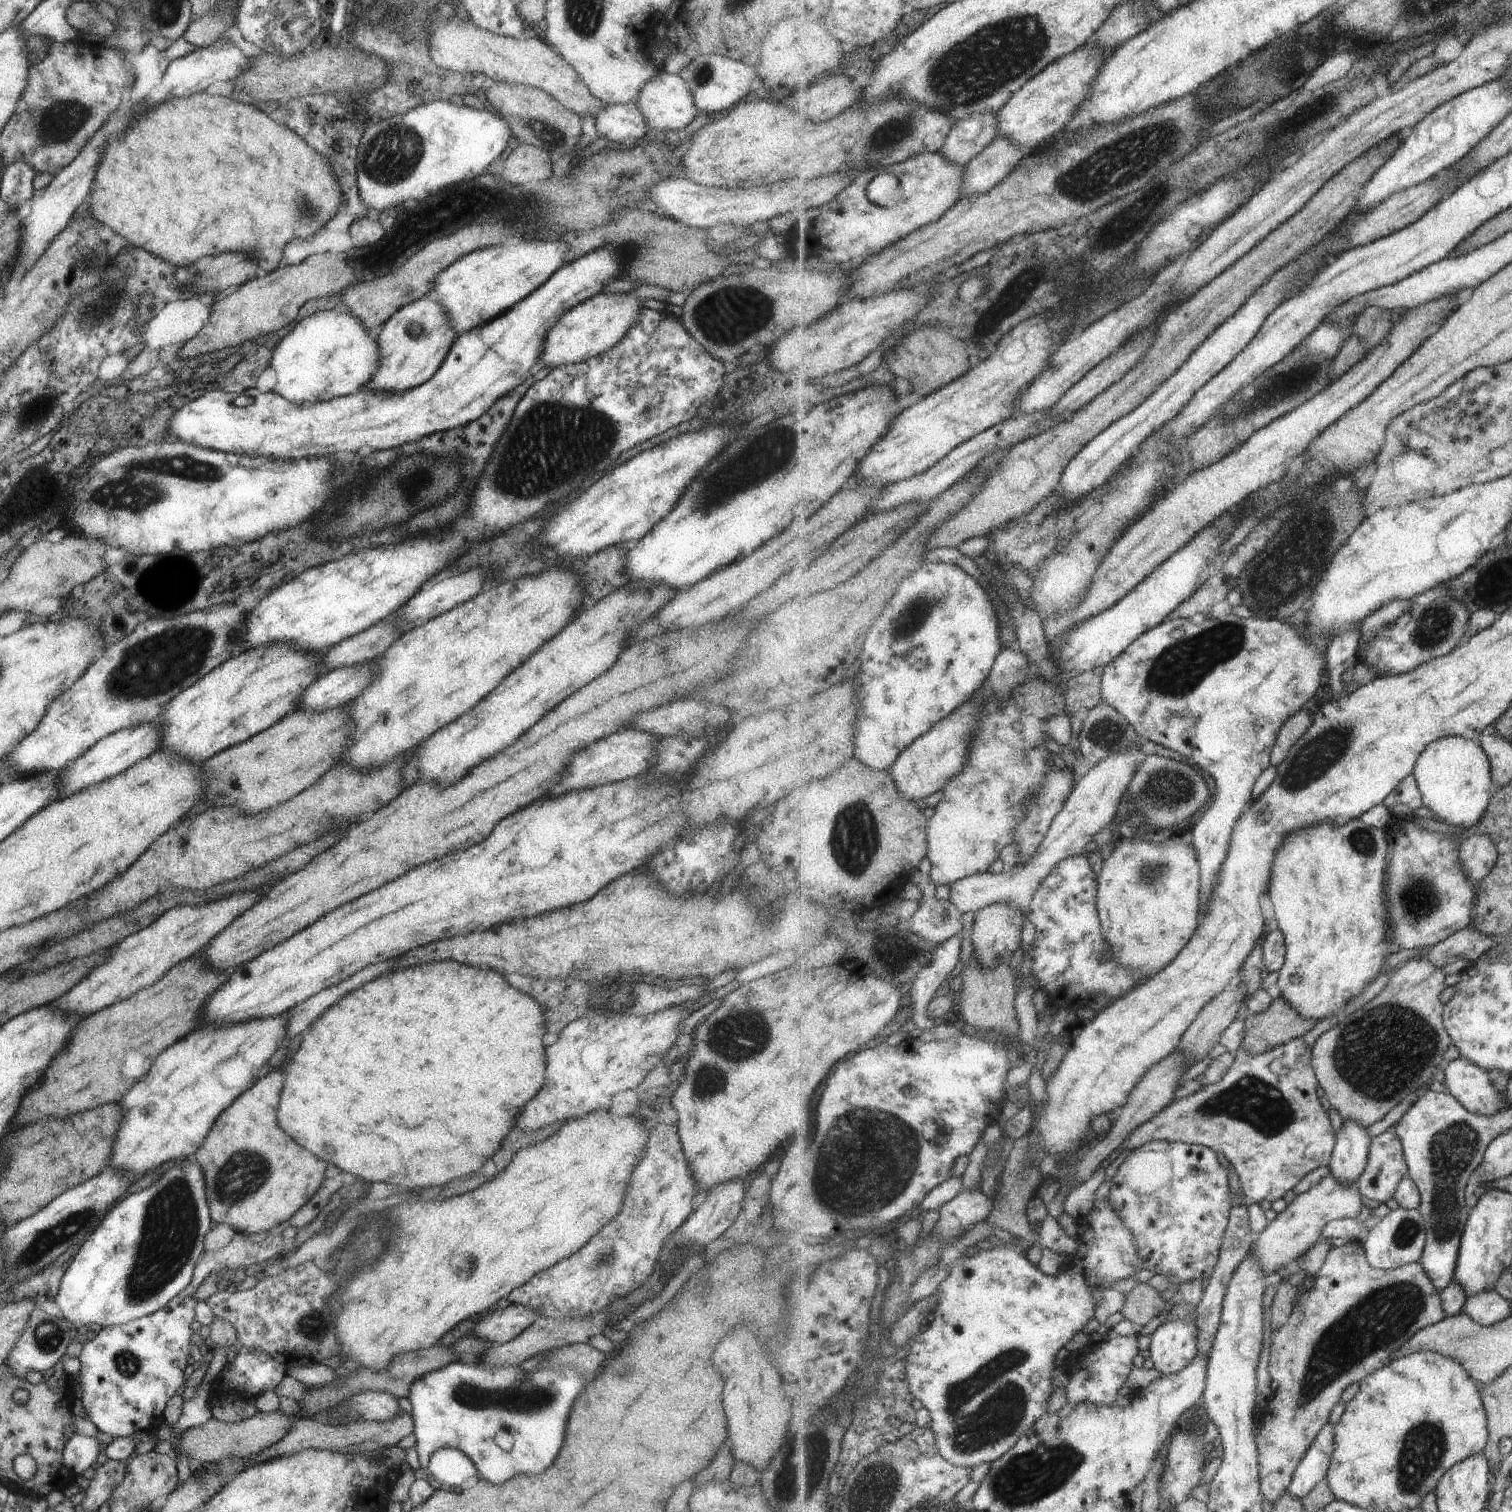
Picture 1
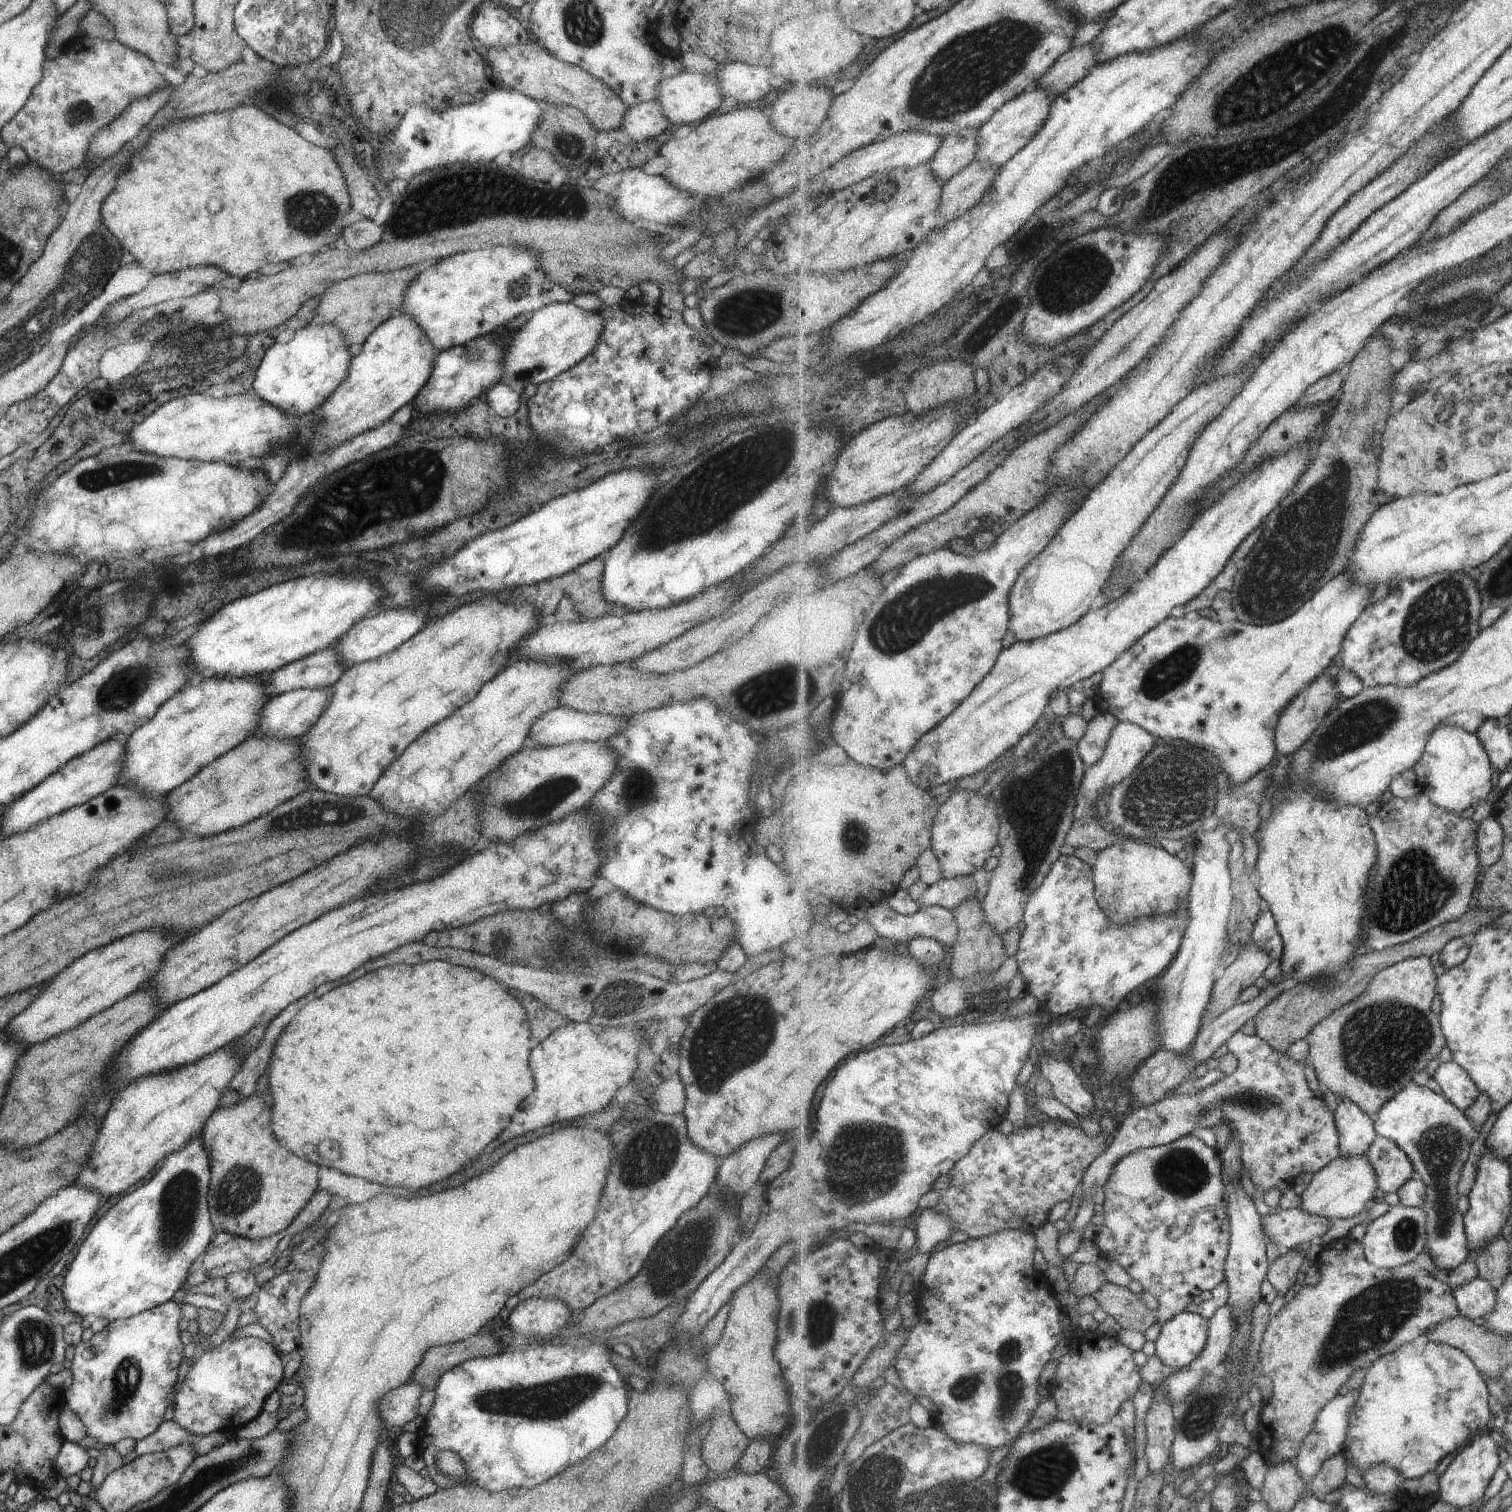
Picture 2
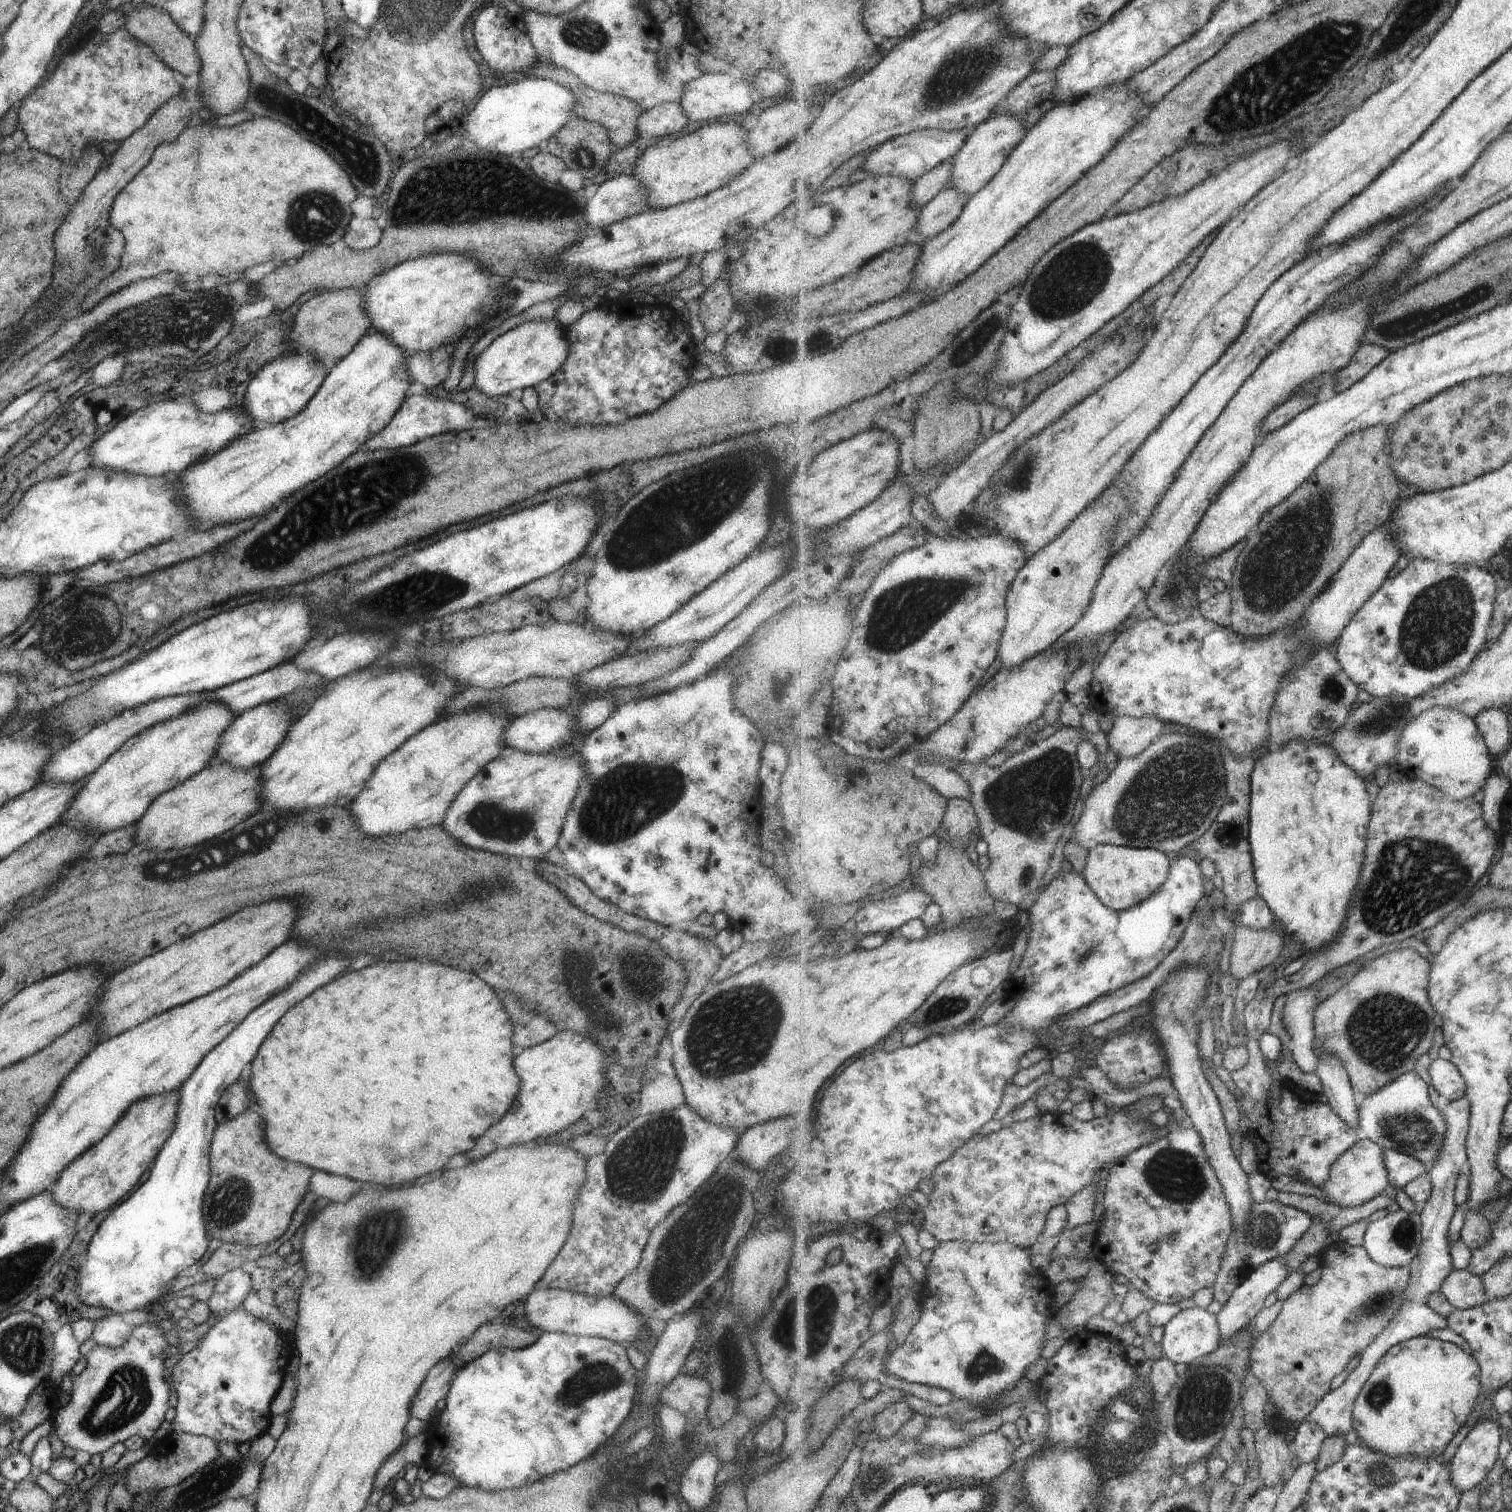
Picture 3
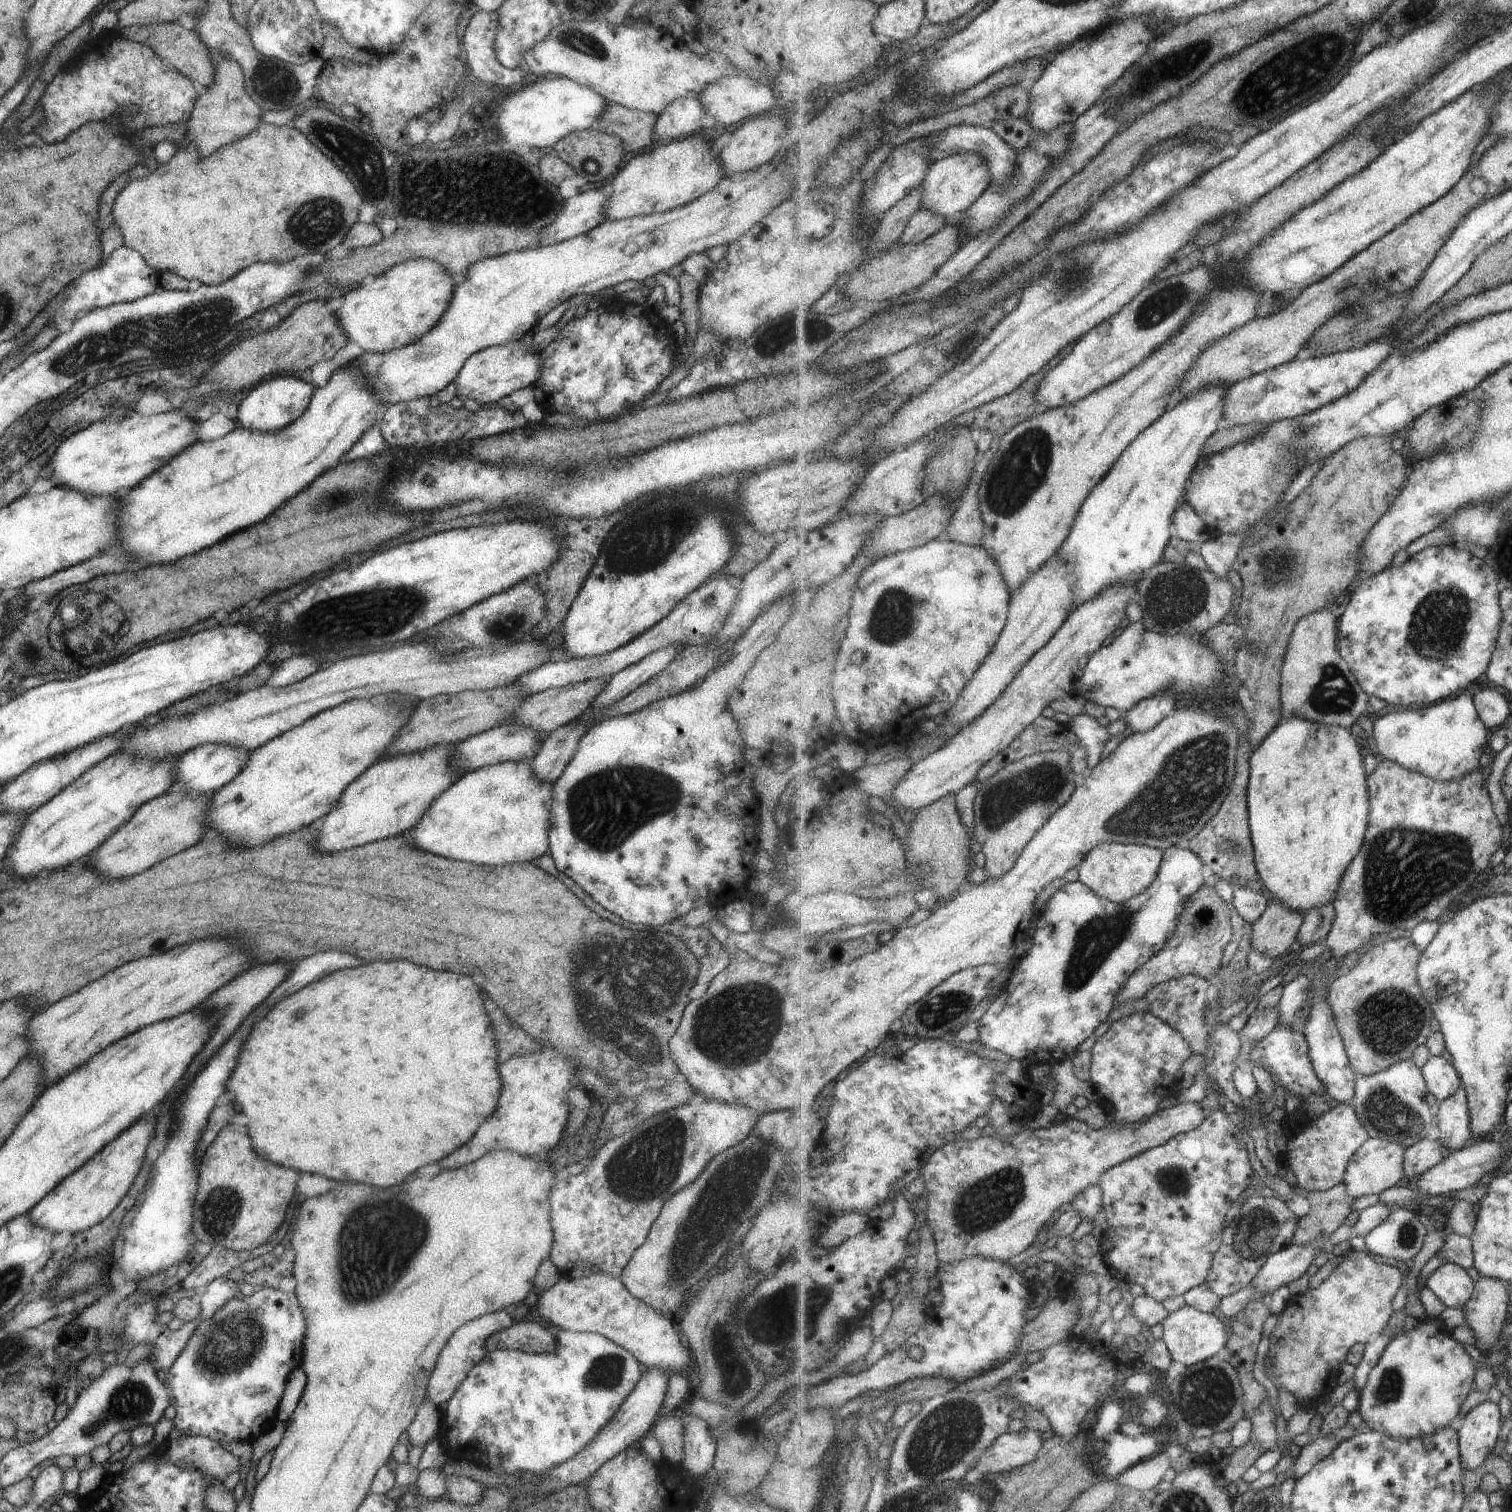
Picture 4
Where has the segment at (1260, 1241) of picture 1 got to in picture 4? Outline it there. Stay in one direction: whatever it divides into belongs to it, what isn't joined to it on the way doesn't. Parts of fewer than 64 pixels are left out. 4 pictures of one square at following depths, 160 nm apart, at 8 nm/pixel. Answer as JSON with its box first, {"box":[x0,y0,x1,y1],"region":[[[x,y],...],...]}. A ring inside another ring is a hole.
{"box":[1343,1137,1407,1198],"region":[[[1369,1137],[1361,1148],[1349,1159],[1343,1185],[1351,1198],[1371,1196],[1384,1193],[1391,1187],[1397,1187],[1397,1182],[1404,1177],[1404,1160],[1407,1148],[1396,1142],[1387,1142],[1380,1138]]]}

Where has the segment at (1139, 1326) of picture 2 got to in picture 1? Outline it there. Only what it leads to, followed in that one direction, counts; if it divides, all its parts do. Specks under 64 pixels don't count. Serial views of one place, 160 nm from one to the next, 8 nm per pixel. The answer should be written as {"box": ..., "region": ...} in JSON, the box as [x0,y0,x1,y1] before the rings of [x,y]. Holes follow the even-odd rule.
{"box":[1121,1283,1167,1328],"region":[[[1147,1283],[1137,1285],[1135,1290],[1126,1293],[1126,1297],[1126,1307],[1121,1314],[1135,1326],[1143,1328],[1157,1318],[1167,1305],[1167,1302],[1161,1298],[1161,1292]]]}

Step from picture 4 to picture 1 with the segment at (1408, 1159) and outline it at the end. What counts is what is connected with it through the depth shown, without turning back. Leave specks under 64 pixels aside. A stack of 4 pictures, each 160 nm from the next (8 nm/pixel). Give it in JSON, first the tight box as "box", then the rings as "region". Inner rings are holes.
{"box":[1357,1128,1408,1203],"region":[[[1391,1128],[1372,1140],[1370,1157],[1368,1158],[1365,1172],[1358,1180],[1357,1186],[1359,1186],[1364,1197],[1371,1199],[1374,1203],[1384,1203],[1394,1198],[1400,1182],[1407,1174],[1408,1164],[1402,1145],[1402,1139],[1400,1139],[1395,1130]]]}

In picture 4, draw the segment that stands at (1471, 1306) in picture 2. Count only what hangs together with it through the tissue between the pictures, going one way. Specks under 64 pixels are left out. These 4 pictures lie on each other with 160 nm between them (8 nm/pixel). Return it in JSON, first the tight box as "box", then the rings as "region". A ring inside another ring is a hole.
{"box":[1426,1262,1476,1309],"region":[[[1447,1262],[1442,1267],[1439,1267],[1428,1278],[1426,1284],[1438,1299],[1446,1304],[1447,1307],[1463,1309],[1472,1297],[1476,1277],[1476,1275],[1469,1274],[1466,1268],[1455,1263]]]}

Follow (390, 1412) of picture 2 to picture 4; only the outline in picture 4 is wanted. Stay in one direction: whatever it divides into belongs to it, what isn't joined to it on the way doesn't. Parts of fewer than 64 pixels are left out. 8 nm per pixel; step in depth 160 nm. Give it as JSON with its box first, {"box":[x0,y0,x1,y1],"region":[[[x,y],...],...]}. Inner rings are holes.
{"box":[424,1309,513,1407],"region":[[[503,1309],[485,1313],[477,1318],[467,1321],[465,1324],[455,1329],[455,1332],[447,1339],[444,1347],[440,1350],[436,1358],[436,1364],[430,1372],[429,1380],[426,1384],[424,1398],[432,1402],[436,1407],[441,1402],[447,1402],[459,1383],[466,1377],[469,1369],[486,1353],[484,1351],[484,1340],[498,1330],[507,1328],[513,1320]]]}

